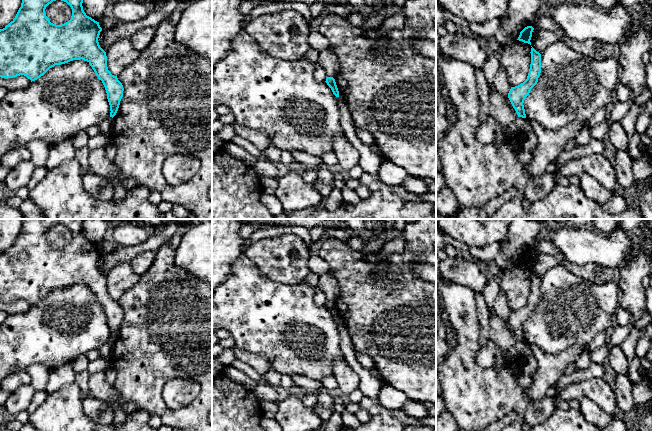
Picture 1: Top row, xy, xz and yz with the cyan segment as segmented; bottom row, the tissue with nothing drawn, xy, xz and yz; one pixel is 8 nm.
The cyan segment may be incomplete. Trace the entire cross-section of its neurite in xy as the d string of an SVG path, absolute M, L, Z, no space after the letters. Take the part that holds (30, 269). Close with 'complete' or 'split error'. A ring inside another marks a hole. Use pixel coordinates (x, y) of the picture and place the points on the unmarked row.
M22 219L21 231L15 242L3 253L0 253L0 301L8 303L24 299L32 306L43 300L55 289L82 283L90 288L98 303L102 305L110 329L110 341L113 342L118 335L124 312L117 300L112 299L108 294L106 276L98 266L102 252L99 246L86 239L82 227L83 219ZM56 224L66 226L72 233L71 243L61 249L51 247L45 237L46 231Z; complete

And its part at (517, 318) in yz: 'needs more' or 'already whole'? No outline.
already whole

